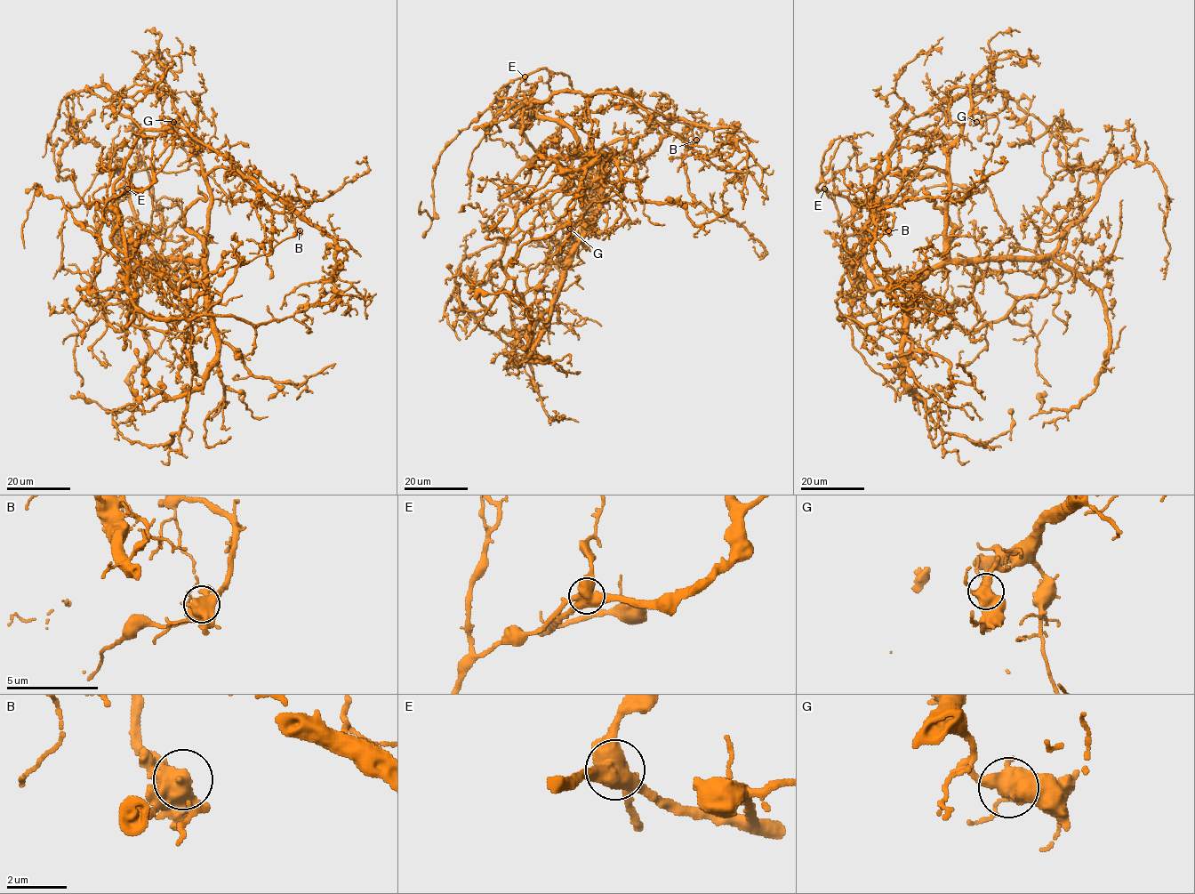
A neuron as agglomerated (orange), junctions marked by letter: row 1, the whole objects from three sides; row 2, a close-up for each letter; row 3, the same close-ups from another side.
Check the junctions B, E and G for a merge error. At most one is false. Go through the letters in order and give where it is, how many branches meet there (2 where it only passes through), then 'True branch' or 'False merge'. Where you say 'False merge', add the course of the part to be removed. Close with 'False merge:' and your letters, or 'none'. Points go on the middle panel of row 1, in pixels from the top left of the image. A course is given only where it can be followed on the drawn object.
B: Place: (696, 140). Branches: 4. True branch
E: Place: (525, 76). Branches: 4. False merge. Course of the part to remove: (525, 76), (496, 95), (523, 99), (511, 125), (541, 155), (683, 120), (688, 192), (765, 255), (752, 246)
G: Place: (570, 229). Branches: 4. True branch
False merge: E

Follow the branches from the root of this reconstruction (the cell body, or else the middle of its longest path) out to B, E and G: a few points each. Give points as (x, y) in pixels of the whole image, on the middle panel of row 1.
B: (605, 198), (615, 181), (665, 136), (679, 133), (690, 145), (696, 140)
E: (605, 198), (599, 167), (567, 127), (509, 111), (525, 76)
G: (605, 198), (607, 199), (595, 200), (570, 229)

